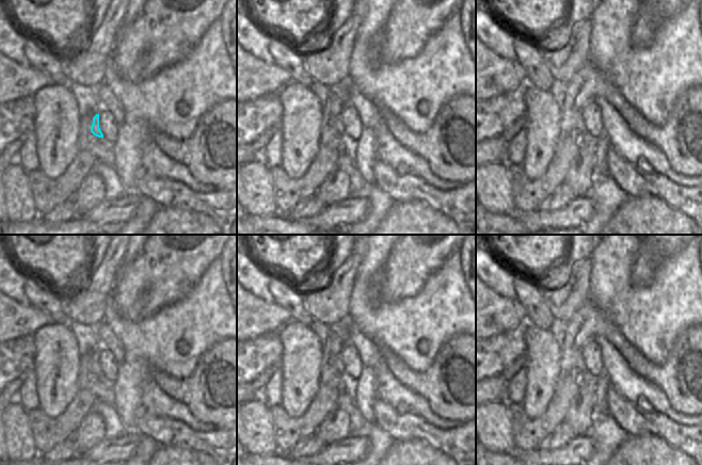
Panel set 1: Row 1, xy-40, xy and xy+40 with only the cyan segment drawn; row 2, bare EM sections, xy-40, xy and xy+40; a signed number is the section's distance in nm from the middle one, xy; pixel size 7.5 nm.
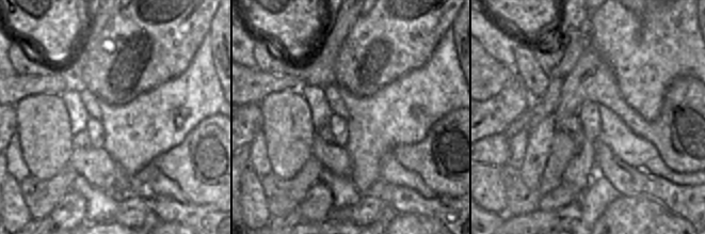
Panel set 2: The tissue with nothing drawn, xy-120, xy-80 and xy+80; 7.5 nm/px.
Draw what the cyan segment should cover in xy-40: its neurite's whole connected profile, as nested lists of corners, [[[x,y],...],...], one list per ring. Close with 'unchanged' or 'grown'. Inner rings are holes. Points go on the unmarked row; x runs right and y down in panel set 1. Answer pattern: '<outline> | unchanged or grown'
[[[96,353],[93,356],[93,363],[91,365],[91,371],[98,376],[103,376],[103,373],[99,367],[99,353]]] | unchanged

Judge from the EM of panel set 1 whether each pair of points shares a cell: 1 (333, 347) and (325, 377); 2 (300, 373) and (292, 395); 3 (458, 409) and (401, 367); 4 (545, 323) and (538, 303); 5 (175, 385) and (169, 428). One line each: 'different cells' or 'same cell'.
1: same cell
2: same cell
3: same cell
4: same cell
5: different cells

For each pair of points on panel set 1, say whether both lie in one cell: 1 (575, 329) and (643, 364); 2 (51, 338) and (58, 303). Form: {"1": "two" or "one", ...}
{"1": "one", "2": "two"}

